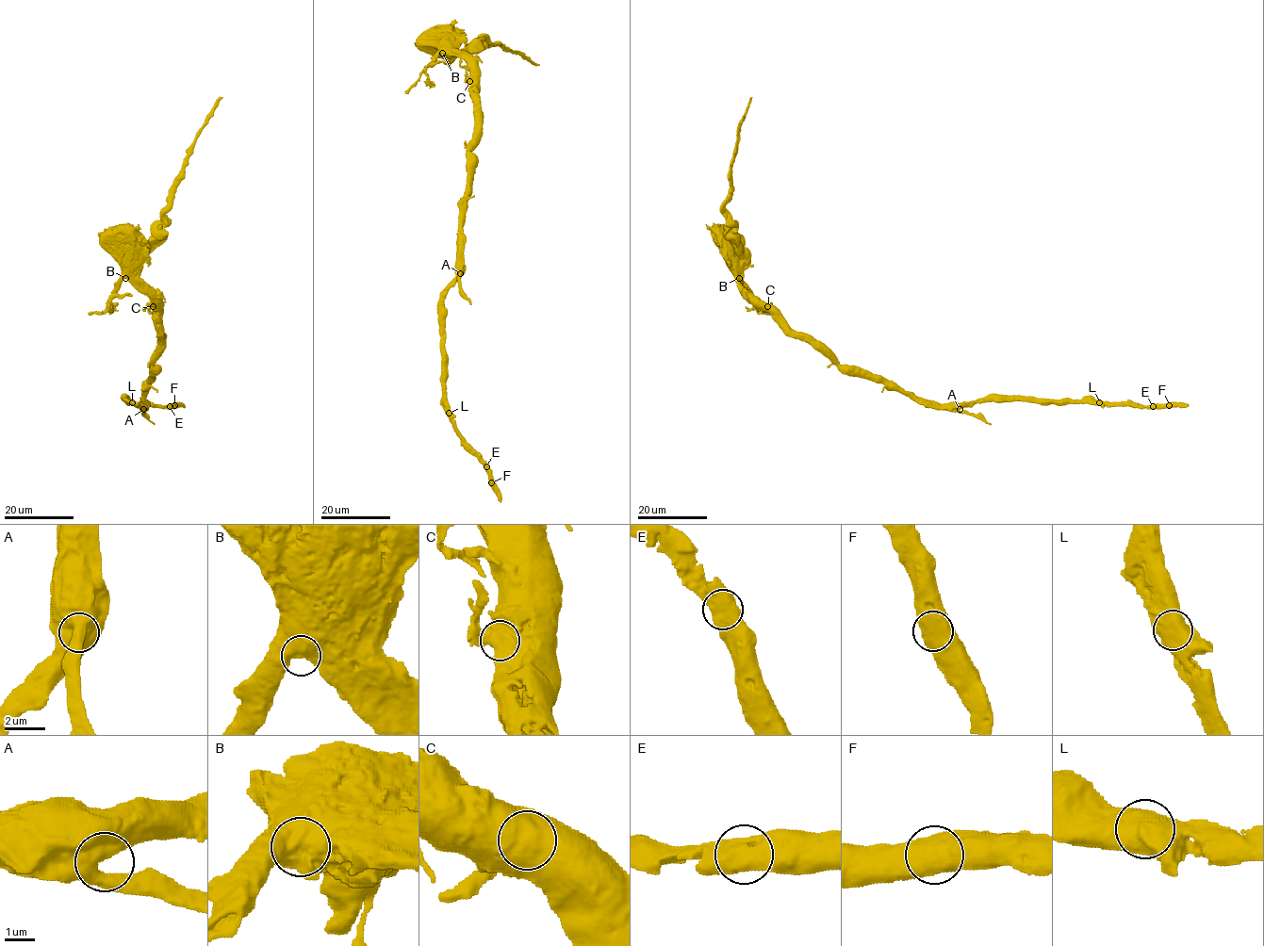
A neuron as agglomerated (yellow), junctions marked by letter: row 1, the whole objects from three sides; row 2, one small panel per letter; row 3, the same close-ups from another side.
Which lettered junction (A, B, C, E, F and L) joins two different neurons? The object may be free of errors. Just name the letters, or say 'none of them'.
none of them

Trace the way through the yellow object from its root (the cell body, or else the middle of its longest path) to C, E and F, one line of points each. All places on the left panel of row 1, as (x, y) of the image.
C: (119, 242), (121, 235), (128, 243), (130, 270), (149, 291), (153, 306)
E: (119, 242), (158, 329), (148, 391), (140, 404), (126, 401), (170, 407)
F: (119, 242), (158, 329), (148, 391), (140, 404), (126, 401), (174, 405)

